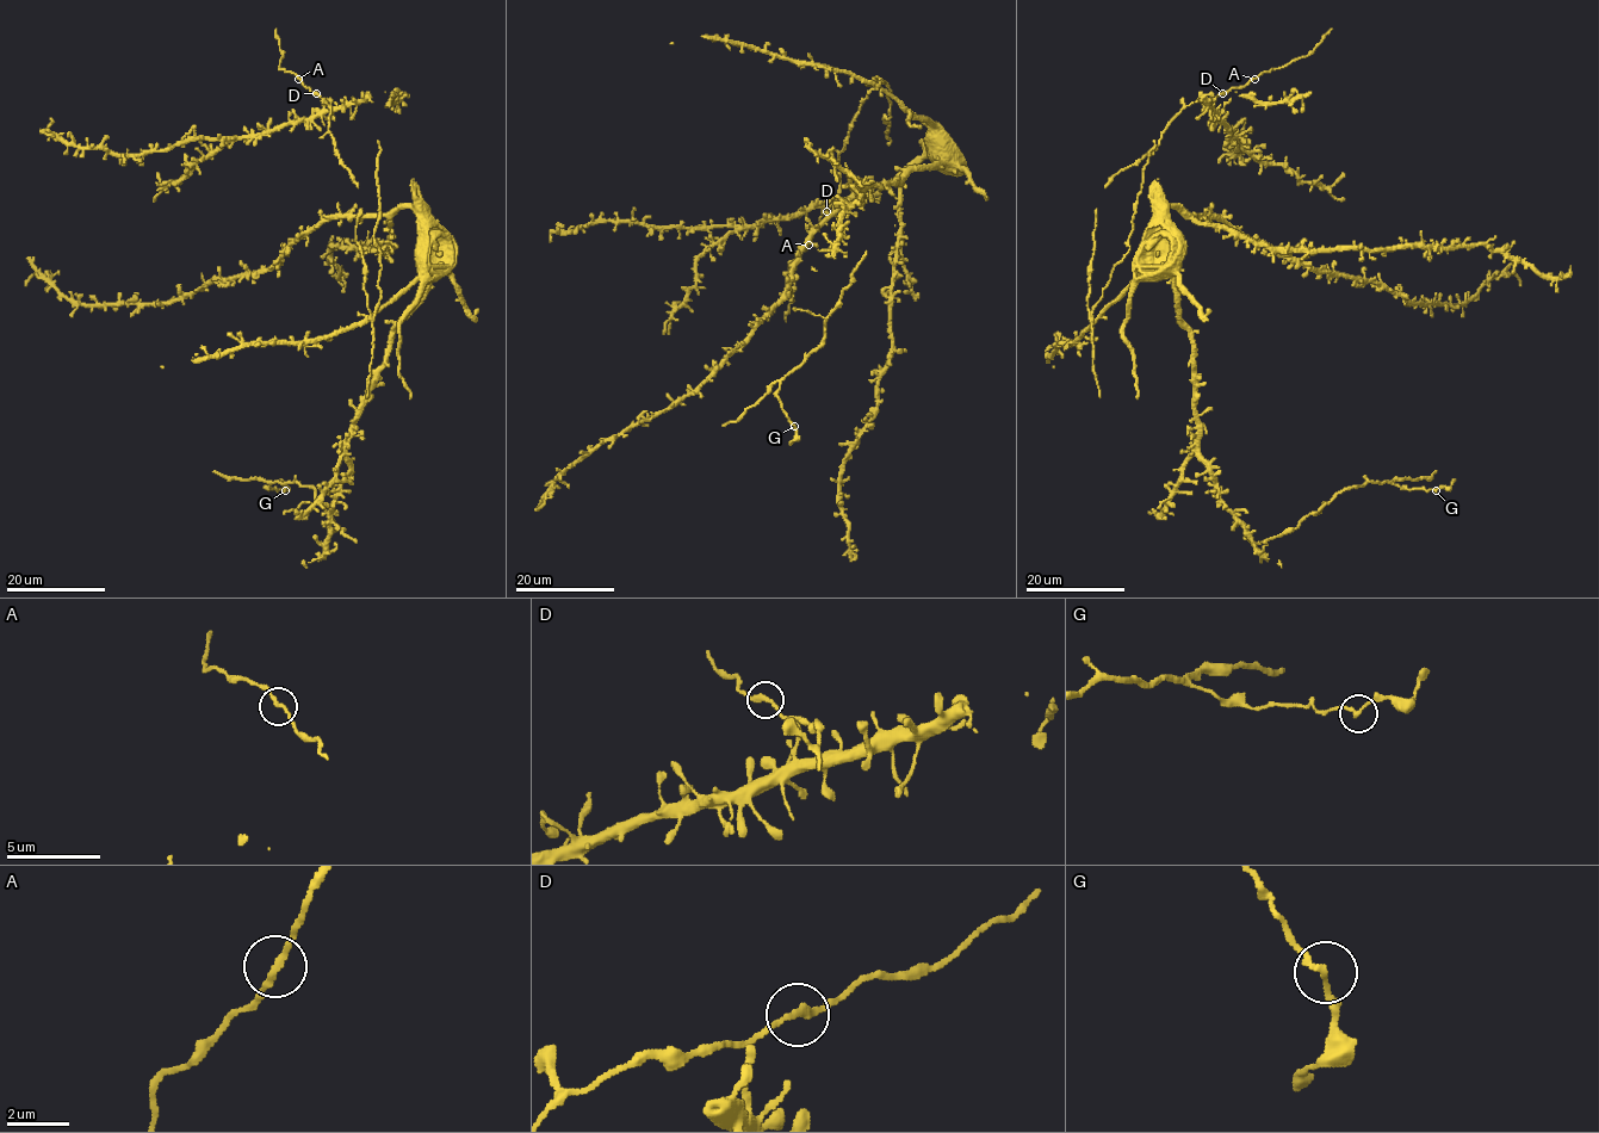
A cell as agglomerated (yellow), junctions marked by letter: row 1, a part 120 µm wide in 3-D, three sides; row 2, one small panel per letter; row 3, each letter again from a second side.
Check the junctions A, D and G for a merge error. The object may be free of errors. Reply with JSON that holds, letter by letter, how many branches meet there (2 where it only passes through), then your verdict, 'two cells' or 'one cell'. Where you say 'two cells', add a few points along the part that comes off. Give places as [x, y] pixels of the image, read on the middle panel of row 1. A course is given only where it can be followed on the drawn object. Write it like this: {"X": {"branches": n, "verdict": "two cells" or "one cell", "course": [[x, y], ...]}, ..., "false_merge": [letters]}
{"A": {"branches": 2, "verdict": "one cell"}, "D": {"branches": 2, "verdict": "one cell"}, "G": {"branches": 2, "verdict": "one cell"}, "false_merge": []}

